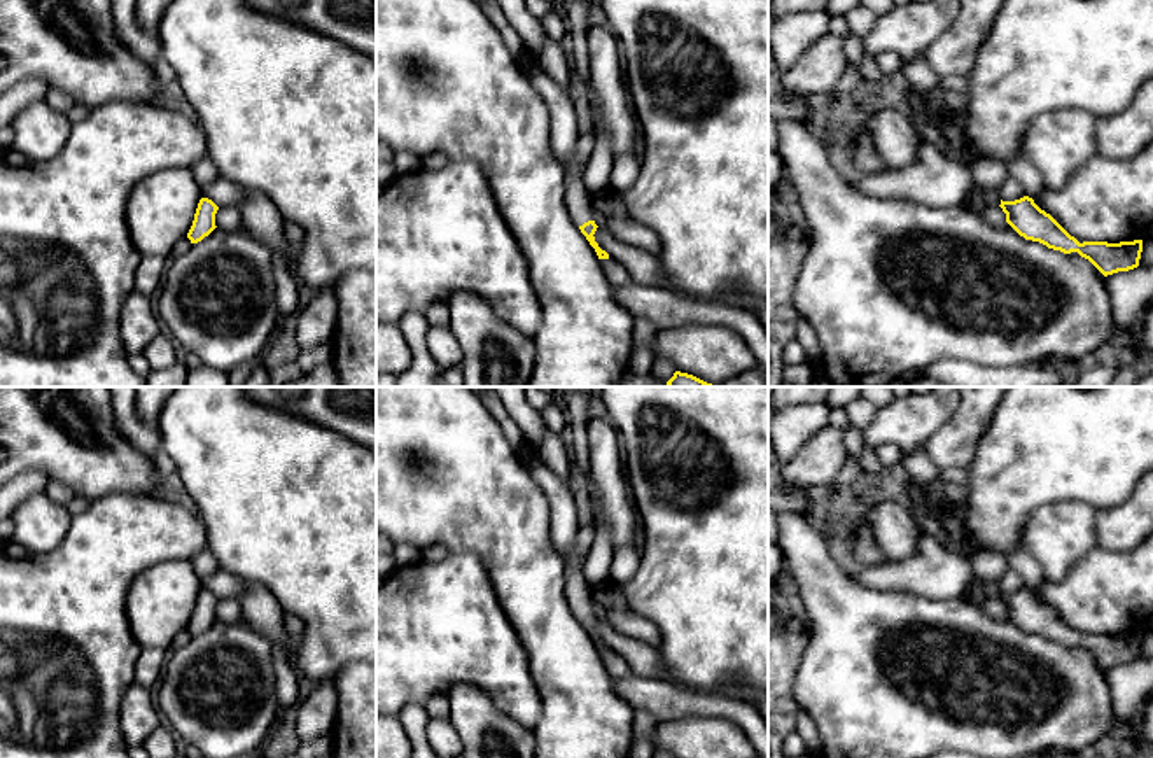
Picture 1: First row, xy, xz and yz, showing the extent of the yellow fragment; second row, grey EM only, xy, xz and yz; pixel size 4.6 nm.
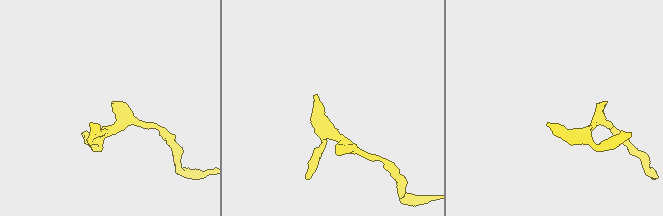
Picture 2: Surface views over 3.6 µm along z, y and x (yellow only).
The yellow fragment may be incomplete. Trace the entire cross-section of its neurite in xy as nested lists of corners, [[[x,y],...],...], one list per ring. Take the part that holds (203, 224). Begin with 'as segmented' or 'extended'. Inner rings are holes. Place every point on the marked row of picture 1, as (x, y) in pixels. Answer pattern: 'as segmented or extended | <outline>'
as segmented | [[[201,198],[194,214],[192,226],[187,233],[187,238],[191,243],[201,242],[205,236],[208,236],[217,226],[215,226],[215,214],[219,207],[208,200]]]

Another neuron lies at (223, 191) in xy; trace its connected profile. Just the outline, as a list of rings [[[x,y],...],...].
[[[219,177],[208,186],[201,186],[203,198],[212,200],[217,207],[240,207],[247,200],[247,189],[236,182]]]

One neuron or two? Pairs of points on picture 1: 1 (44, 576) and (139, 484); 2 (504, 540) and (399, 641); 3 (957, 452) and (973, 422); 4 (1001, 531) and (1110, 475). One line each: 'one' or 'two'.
1: two
2: two
3: one
4: one

